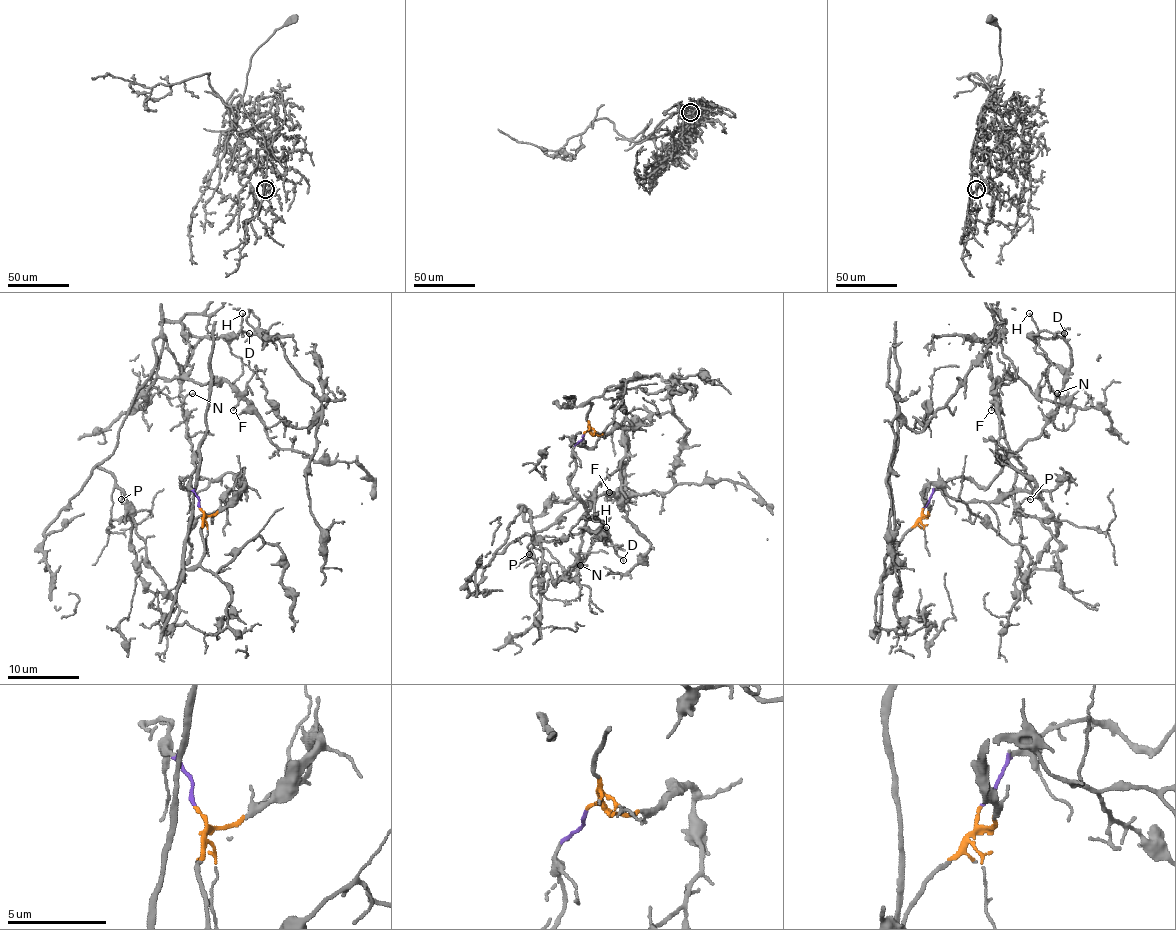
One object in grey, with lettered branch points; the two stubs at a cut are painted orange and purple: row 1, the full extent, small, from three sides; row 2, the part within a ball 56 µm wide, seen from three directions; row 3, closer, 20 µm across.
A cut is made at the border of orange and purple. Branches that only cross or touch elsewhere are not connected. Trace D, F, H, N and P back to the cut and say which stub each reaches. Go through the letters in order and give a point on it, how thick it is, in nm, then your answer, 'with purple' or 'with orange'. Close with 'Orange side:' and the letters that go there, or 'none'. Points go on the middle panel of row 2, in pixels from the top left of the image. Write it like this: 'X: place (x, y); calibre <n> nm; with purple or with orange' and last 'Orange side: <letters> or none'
D: place (623, 560); calibre 100 nm; with purple
F: place (609, 492); calibre 120 nm; with orange
H: place (606, 527); calibre 110 nm; with purple
N: place (580, 565); calibre 140 nm; with purple
P: place (529, 554); calibre 110 nm; with orange
Orange side: F, P

